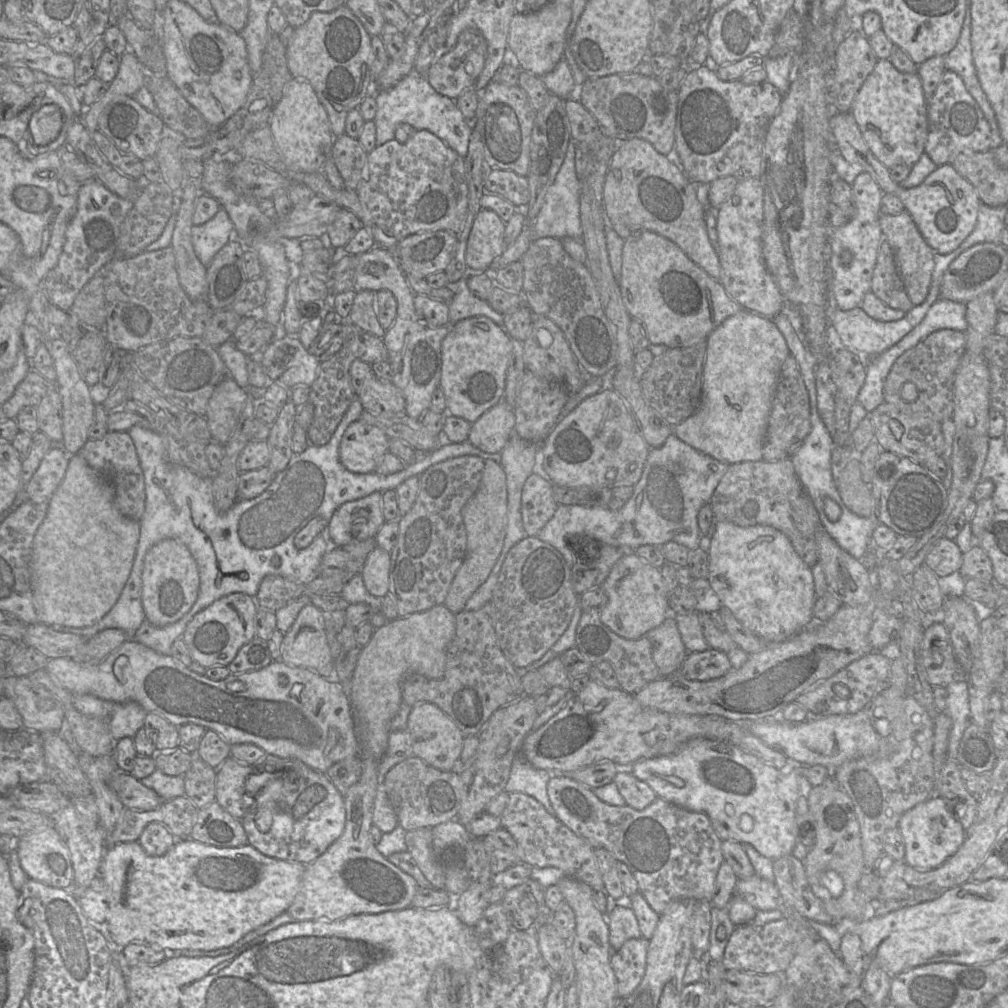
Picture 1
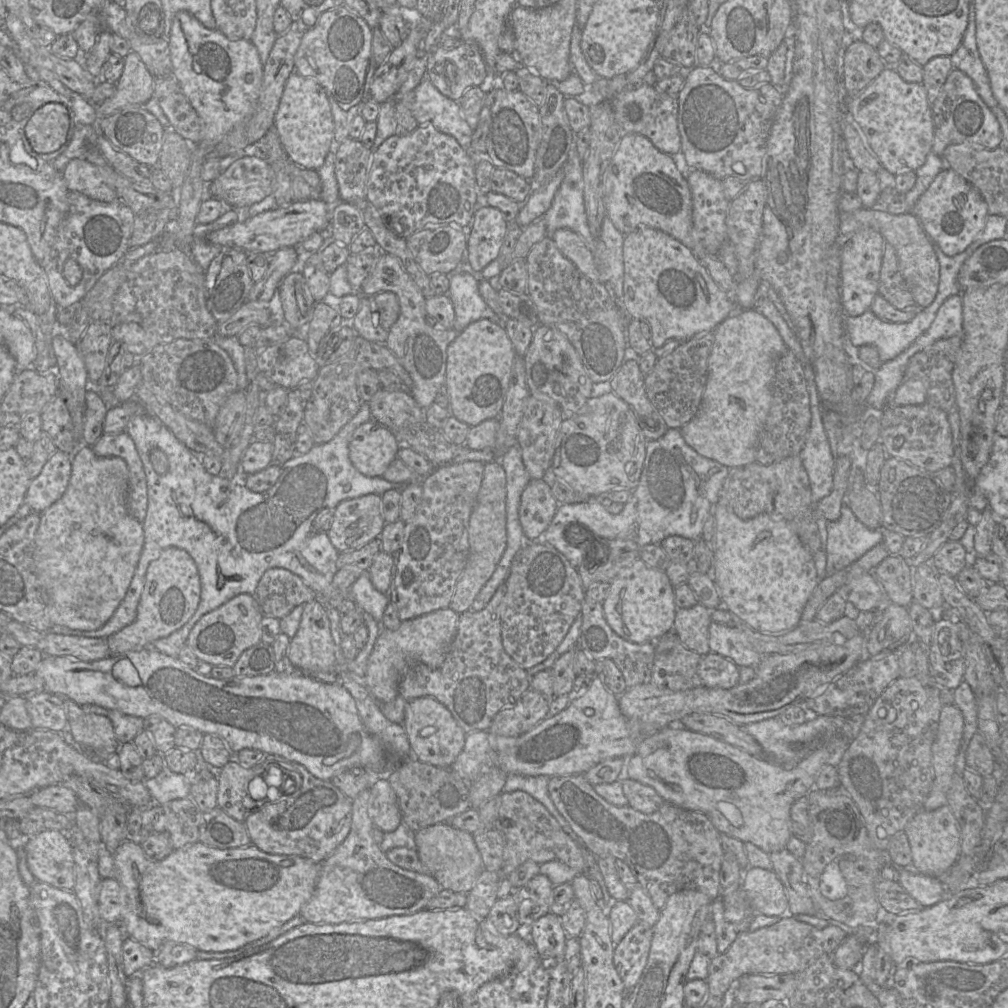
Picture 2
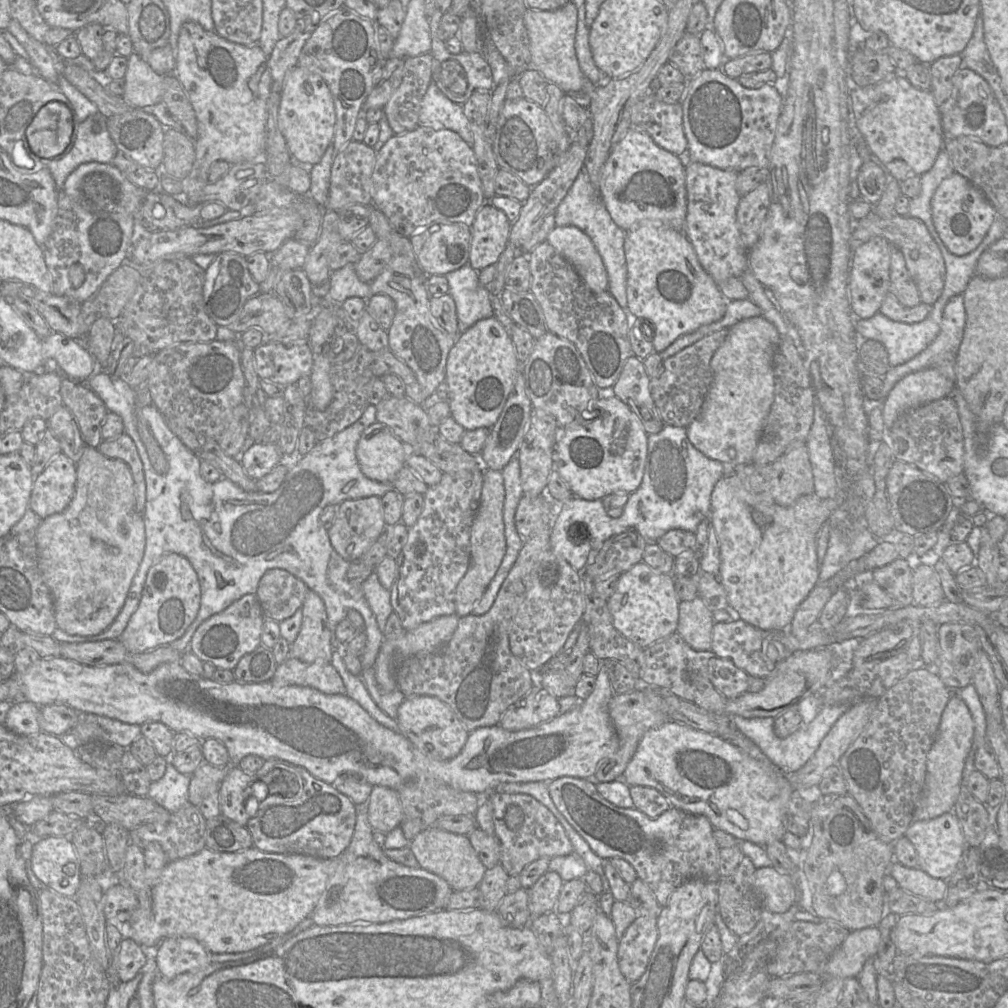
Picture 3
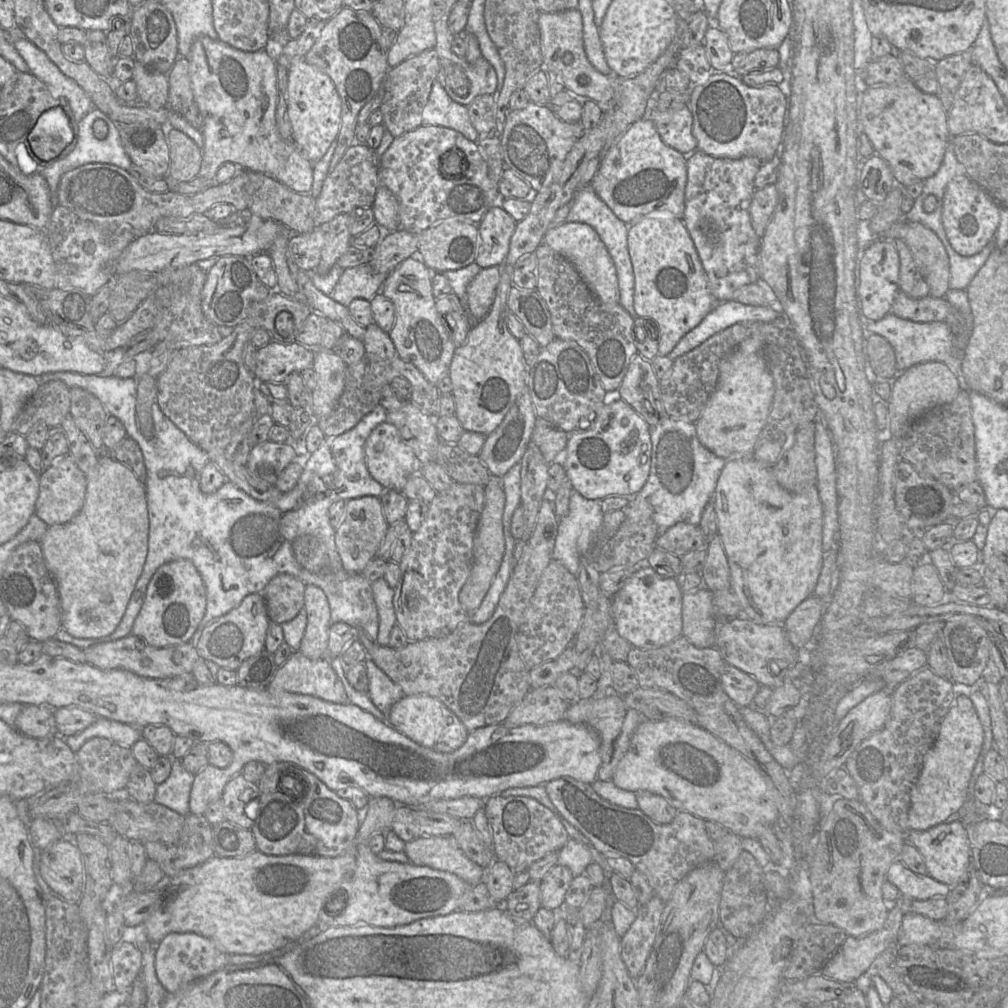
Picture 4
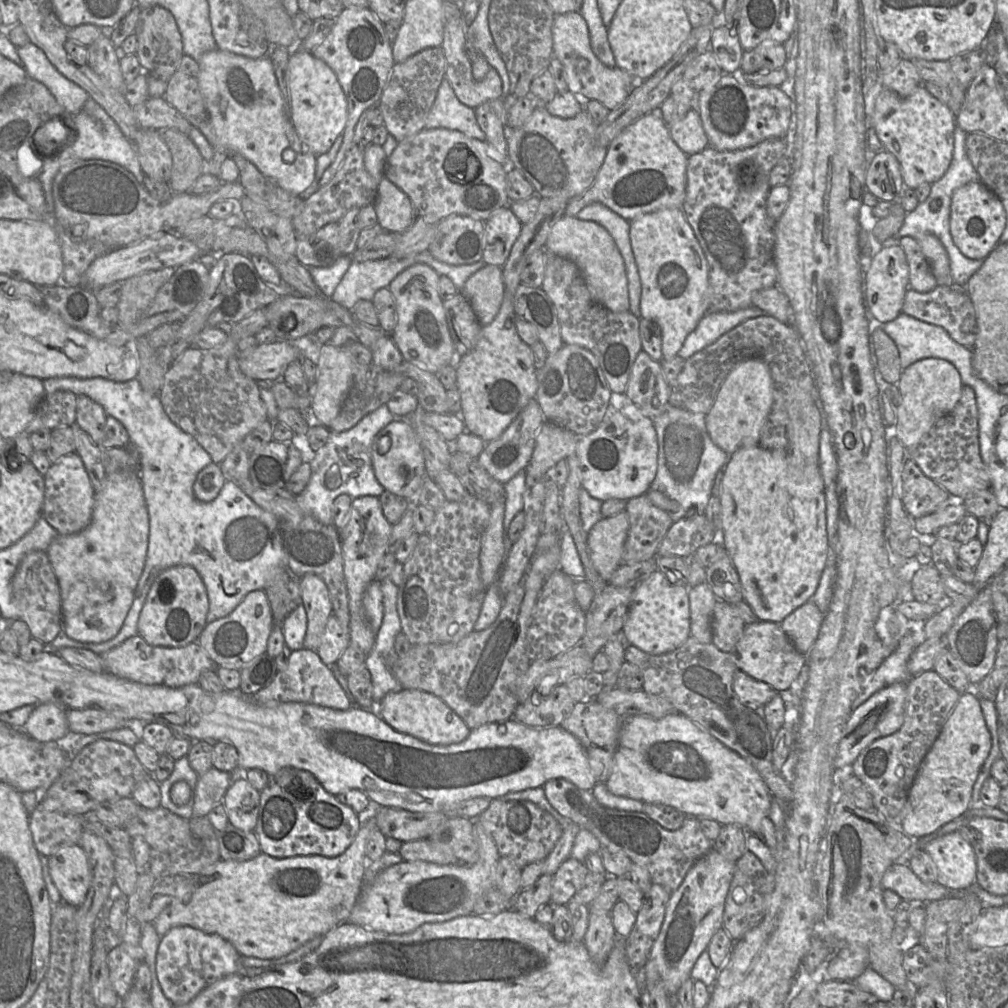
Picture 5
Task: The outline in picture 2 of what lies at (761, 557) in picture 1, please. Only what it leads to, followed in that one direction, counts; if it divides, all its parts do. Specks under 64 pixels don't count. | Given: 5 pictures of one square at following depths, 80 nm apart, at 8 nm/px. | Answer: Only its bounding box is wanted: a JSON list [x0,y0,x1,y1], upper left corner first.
[711,498,818,633]

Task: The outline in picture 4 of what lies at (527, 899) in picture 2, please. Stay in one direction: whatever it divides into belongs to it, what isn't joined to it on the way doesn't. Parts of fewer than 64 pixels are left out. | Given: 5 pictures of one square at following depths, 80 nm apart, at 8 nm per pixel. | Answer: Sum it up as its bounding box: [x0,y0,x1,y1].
[540,865,574,910]

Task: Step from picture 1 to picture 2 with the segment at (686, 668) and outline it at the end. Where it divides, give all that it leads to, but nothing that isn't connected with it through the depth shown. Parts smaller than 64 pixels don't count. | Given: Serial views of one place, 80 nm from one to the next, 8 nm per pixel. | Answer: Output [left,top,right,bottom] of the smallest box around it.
[697,652,739,689]

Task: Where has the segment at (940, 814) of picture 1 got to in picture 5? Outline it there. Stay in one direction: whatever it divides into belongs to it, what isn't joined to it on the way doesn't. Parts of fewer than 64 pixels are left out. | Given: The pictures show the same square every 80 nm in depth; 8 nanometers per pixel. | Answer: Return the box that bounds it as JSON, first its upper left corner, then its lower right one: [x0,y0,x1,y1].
[923,830,977,891]

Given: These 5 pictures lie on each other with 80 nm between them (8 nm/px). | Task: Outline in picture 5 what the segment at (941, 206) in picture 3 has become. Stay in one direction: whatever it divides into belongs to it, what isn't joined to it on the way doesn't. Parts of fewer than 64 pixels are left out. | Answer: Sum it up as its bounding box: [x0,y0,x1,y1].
[950,181,1006,259]

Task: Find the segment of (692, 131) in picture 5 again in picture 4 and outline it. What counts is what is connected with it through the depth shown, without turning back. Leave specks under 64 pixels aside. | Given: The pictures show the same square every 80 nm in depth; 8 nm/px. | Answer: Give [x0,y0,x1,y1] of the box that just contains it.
[642,96,698,154]

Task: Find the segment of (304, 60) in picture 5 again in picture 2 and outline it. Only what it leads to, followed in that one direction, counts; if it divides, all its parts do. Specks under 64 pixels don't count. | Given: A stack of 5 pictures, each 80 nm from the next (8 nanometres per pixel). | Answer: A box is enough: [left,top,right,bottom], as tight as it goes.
[273,71,334,170]

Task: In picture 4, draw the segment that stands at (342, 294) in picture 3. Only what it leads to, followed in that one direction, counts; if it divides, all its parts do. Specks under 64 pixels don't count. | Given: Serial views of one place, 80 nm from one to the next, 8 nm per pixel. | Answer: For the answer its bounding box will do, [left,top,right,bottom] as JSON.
[328,264,387,307]

